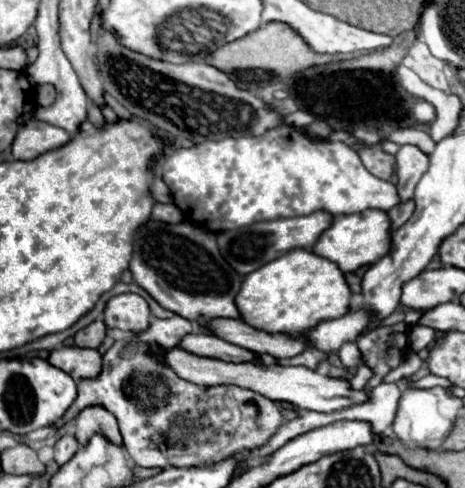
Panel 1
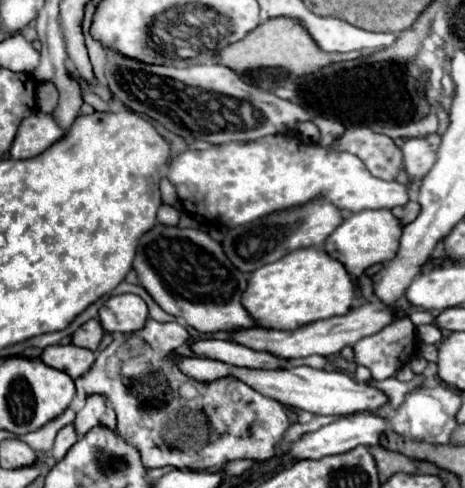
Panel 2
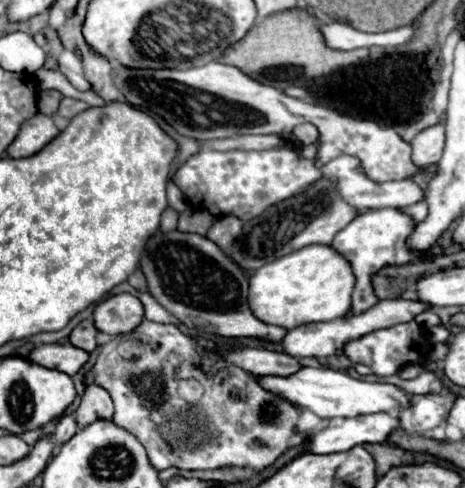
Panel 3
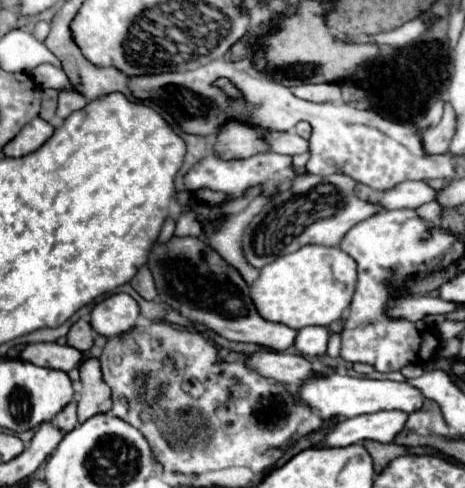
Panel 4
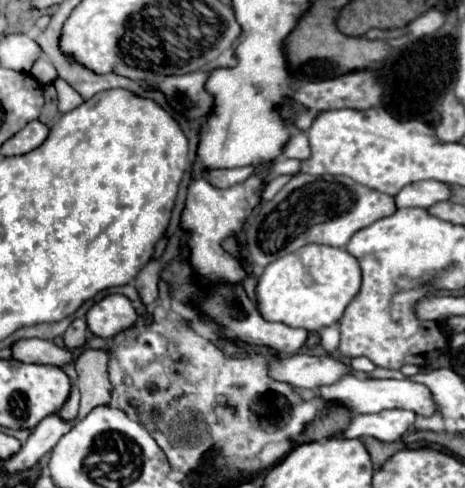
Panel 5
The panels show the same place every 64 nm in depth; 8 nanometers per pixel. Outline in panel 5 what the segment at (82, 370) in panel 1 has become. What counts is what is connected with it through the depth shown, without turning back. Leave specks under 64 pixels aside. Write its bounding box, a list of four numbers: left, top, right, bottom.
[12,338,74,366]

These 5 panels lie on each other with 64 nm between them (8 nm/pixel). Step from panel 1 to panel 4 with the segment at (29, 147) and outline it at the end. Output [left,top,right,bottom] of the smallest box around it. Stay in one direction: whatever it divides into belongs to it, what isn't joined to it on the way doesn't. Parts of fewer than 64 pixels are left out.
[4,116,54,158]

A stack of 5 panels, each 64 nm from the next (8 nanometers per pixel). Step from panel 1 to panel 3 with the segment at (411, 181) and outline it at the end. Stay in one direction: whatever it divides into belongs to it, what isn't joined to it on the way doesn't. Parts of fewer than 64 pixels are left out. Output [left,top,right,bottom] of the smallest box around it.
[410,124,444,168]

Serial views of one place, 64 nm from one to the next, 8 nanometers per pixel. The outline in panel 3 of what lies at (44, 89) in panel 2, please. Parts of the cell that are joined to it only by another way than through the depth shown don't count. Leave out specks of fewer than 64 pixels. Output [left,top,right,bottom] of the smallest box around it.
[38,90,62,116]

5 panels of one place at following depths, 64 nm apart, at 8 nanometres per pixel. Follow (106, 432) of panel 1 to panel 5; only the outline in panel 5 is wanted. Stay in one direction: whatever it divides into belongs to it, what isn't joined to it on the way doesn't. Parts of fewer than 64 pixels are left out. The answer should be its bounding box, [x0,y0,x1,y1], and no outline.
[74,350,112,418]

